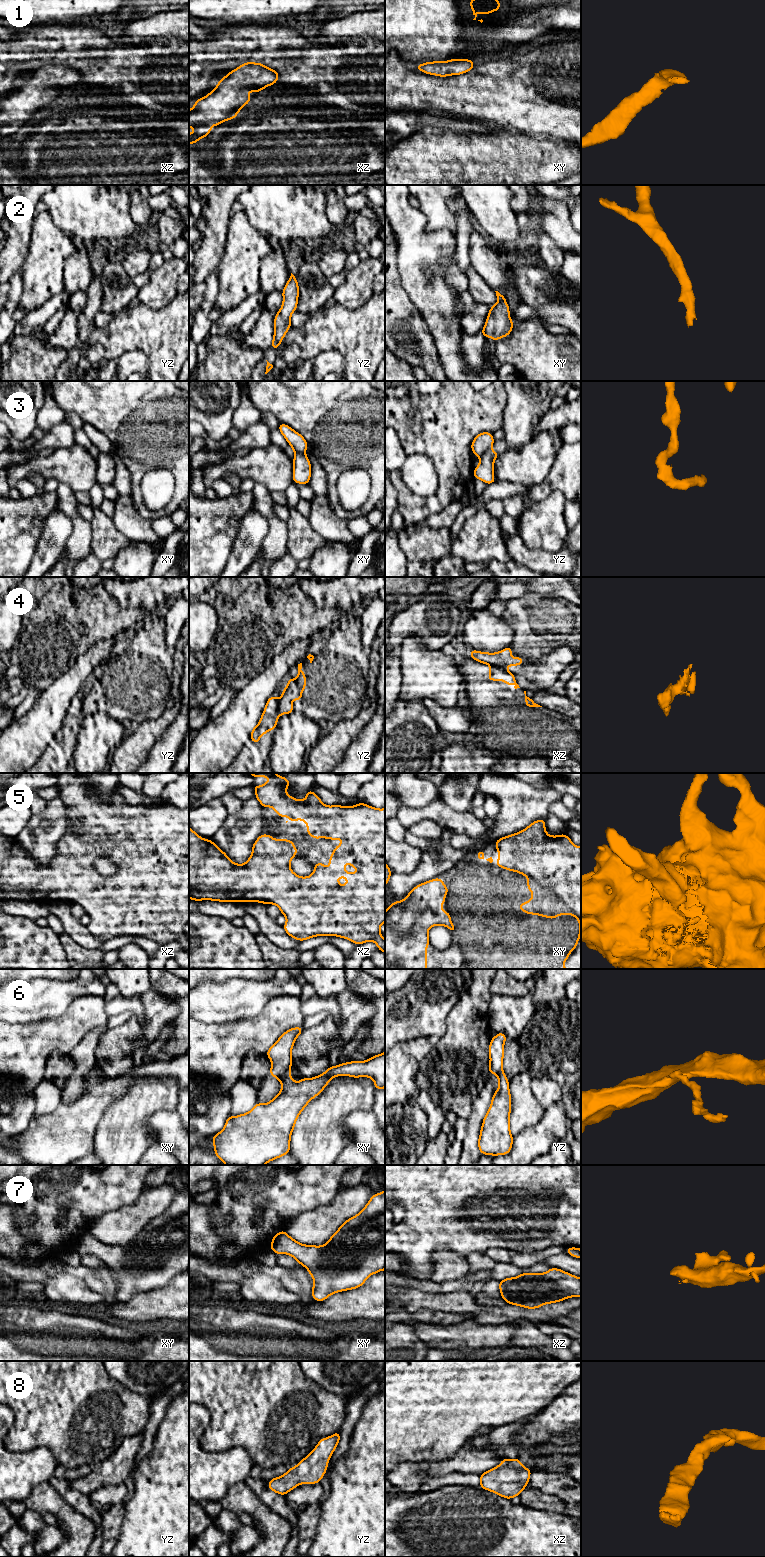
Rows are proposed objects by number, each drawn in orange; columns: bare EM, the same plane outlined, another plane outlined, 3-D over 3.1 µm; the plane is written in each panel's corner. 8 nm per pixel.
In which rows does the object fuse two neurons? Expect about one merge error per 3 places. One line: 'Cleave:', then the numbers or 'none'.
Cleave: 3, 4, 6

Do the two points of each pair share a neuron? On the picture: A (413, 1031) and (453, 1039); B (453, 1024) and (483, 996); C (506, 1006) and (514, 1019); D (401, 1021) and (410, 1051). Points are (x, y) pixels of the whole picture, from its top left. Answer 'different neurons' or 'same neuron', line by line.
A: different neurons
B: same neuron
C: same neuron
D: different neurons

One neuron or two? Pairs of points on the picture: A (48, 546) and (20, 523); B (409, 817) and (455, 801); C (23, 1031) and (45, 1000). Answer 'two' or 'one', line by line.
A: two
B: two
C: two

